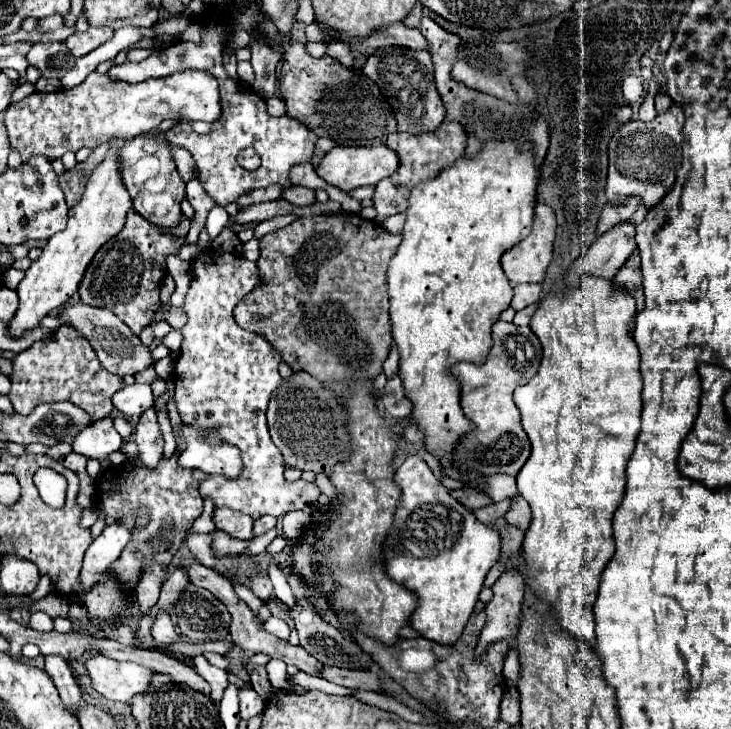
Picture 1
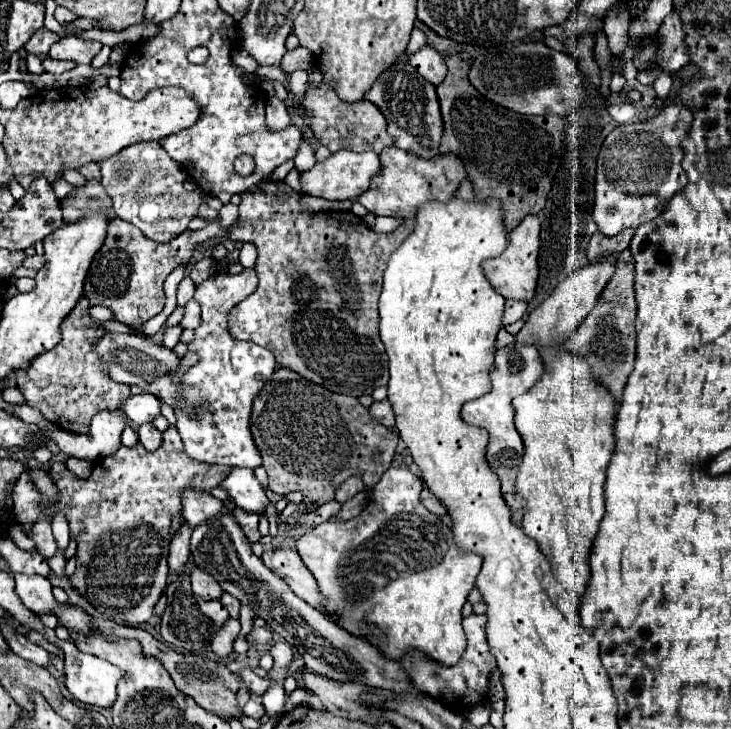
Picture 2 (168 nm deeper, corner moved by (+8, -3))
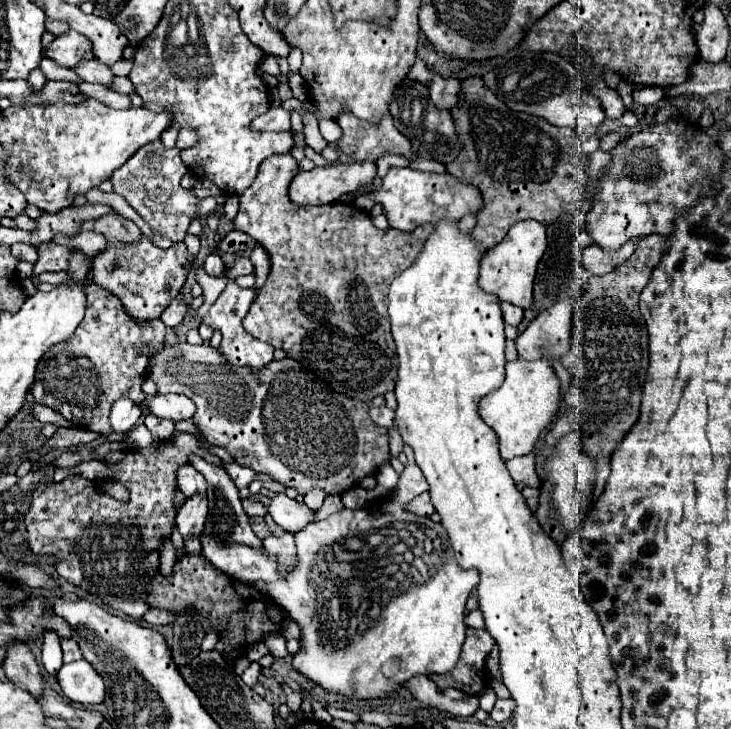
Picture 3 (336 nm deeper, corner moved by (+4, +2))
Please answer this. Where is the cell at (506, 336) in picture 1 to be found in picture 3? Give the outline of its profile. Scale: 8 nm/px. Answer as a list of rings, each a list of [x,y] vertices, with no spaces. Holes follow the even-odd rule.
[[[515,361],[507,363],[505,383],[481,399],[479,415],[497,433],[501,457],[509,461],[535,449],[541,431],[547,429],[559,413],[559,401],[559,379],[551,367],[551,361]]]

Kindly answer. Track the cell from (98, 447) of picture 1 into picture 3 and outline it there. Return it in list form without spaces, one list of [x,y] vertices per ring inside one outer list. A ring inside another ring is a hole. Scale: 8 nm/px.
[[[121,397],[113,403],[113,409],[111,409],[111,427],[113,427],[113,433],[115,435],[125,435],[127,431],[131,431],[139,417],[141,417],[143,409],[141,405],[137,405],[135,401],[131,401],[129,397]]]

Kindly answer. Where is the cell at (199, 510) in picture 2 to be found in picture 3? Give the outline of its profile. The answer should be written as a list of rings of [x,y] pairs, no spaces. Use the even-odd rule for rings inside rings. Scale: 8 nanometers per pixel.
[[[181,465],[179,469],[177,469],[177,485],[181,487],[181,491],[183,491],[183,495],[185,497],[193,497],[193,495],[197,495],[197,493],[205,493],[205,477],[197,471],[197,469],[193,469],[193,465]]]

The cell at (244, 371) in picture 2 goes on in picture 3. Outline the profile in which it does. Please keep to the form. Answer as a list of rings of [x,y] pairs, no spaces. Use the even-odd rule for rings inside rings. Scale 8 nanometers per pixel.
[[[233,279],[227,283],[225,291],[219,295],[219,299],[211,305],[209,313],[203,317],[203,323],[211,325],[213,329],[219,329],[223,333],[223,341],[221,341],[221,353],[225,355],[225,359],[231,363],[231,365],[237,365],[237,367],[261,367],[261,365],[267,365],[271,359],[273,359],[273,345],[269,343],[263,343],[259,339],[255,339],[251,333],[247,333],[241,325],[243,317],[247,315],[251,303],[253,303],[253,289],[241,289]]]

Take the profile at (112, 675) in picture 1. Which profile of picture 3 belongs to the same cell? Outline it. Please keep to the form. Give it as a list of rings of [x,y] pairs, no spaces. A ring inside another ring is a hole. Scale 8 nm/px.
[[[85,659],[63,665],[57,681],[63,695],[73,703],[95,705],[105,697],[105,683],[101,675]]]

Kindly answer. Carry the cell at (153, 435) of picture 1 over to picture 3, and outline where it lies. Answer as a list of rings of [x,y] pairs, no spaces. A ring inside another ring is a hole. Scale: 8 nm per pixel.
[[[147,415],[145,417],[145,427],[153,433],[155,441],[167,441],[173,437],[175,431],[175,423],[169,419],[159,419],[155,415]]]

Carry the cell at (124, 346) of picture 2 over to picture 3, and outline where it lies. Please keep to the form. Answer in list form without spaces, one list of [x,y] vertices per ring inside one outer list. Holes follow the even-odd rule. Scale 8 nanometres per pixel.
[[[177,343],[151,355],[147,371],[149,379],[157,383],[159,393],[181,393],[197,405],[193,419],[209,445],[223,447],[235,463],[269,475],[273,481],[293,487],[301,495],[315,487],[323,489],[327,495],[341,495],[353,485],[357,487],[357,481],[367,475],[375,475],[379,467],[389,461],[387,429],[377,427],[369,419],[369,405],[335,393],[291,357],[271,361],[261,369],[233,367],[223,359],[221,351],[211,345]]]

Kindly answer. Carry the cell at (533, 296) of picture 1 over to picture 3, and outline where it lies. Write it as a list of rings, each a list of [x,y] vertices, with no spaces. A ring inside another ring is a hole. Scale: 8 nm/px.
[[[501,303],[501,313],[503,313],[503,321],[507,325],[519,325],[523,319],[523,309],[511,305],[511,303]]]

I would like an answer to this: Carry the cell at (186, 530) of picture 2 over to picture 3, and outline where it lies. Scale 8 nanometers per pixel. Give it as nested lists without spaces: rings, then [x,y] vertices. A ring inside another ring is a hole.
[[[195,495],[187,499],[187,503],[181,507],[181,511],[175,517],[175,523],[183,537],[199,537],[205,519],[207,519],[207,497]]]

